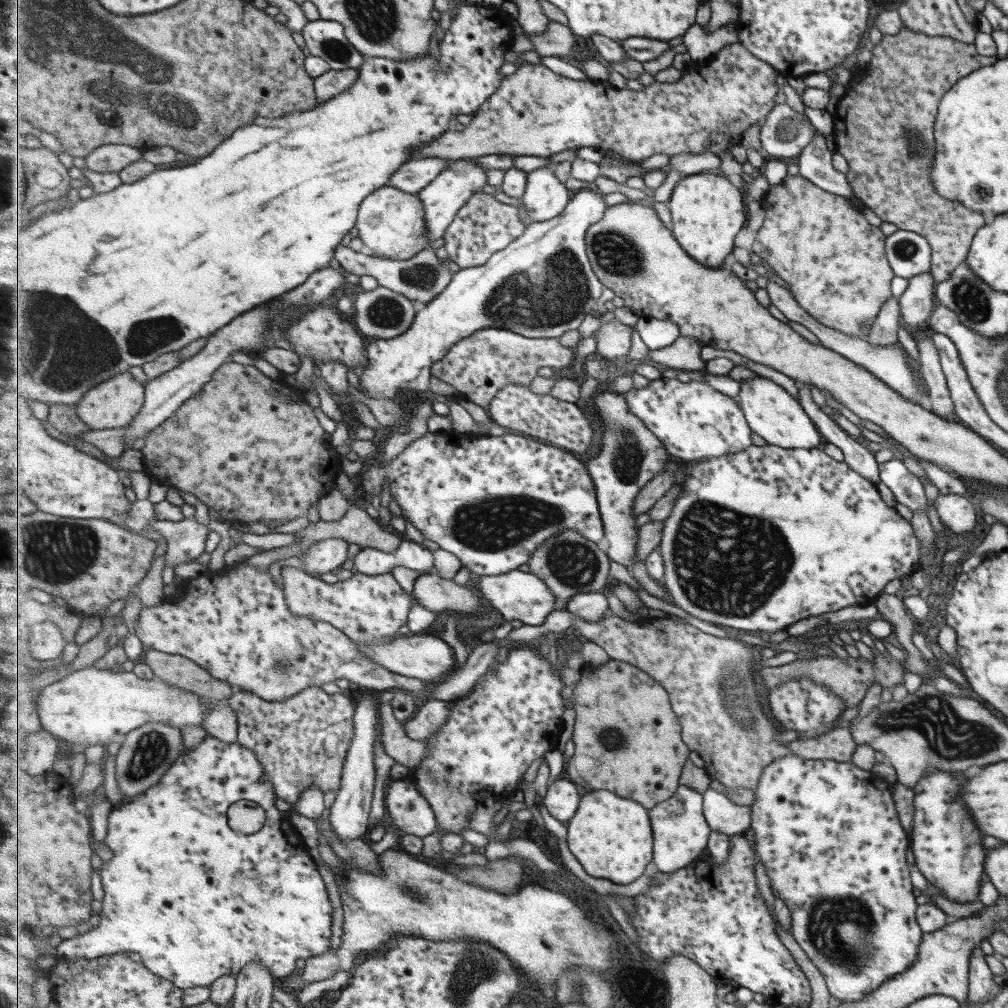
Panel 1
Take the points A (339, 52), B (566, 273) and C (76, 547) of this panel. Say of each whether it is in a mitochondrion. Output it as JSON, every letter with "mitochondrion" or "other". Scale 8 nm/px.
{"A":"mitochondrion","B":"mitochondrion","C":"mitochondrion"}

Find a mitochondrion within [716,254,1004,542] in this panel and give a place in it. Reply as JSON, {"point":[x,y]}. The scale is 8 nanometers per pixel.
{"point":[970,297]}

